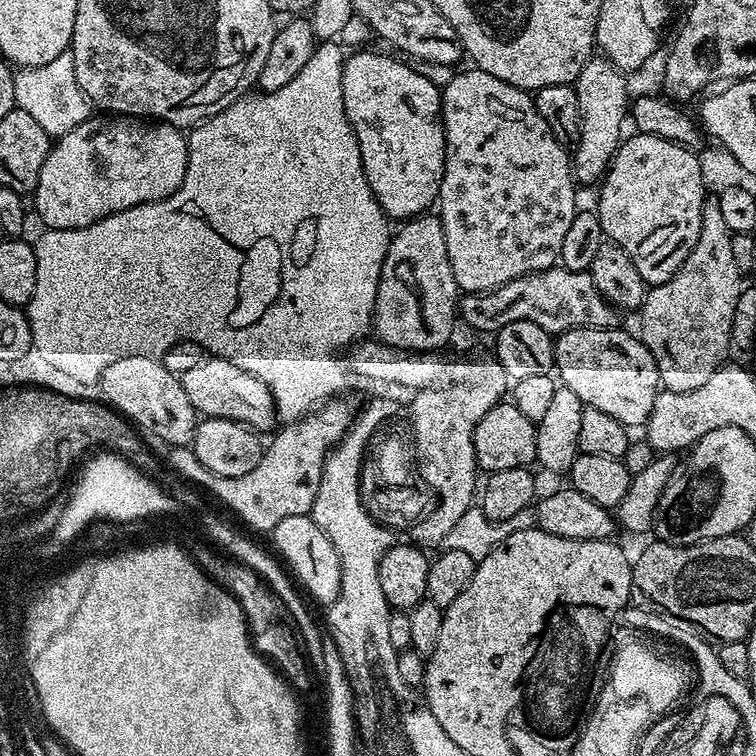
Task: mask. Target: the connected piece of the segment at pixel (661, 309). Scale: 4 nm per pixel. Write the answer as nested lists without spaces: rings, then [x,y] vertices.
[[[705,199],[702,206],[702,230],[698,234],[698,242],[694,242],[694,250],[690,250],[686,262],[678,266],[669,280],[651,285],[644,293],[644,301],[638,310],[638,335],[646,350],[654,354],[661,385],[667,391],[698,390],[698,386],[703,386],[710,379],[710,374],[722,367],[726,360],[724,355],[732,348],[730,322],[734,318],[734,305],[738,303],[738,294],[742,287],[742,274],[734,262],[734,253],[730,247],[733,235],[730,226],[726,226],[719,199]]]

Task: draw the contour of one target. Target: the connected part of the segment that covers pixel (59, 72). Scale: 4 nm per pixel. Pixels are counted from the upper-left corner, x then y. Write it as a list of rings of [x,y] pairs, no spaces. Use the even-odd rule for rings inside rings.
[[[71,51],[58,54],[58,58],[54,58],[54,62],[46,62],[46,66],[19,69],[14,78],[14,98],[16,106],[26,110],[26,114],[31,114],[50,138],[57,135],[56,128],[67,130],[78,126],[90,112],[89,102],[74,78]]]

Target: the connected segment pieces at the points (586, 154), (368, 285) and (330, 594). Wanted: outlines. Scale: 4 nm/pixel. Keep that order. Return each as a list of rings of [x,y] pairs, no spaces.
[[[600,54],[593,55],[586,66],[582,66],[582,74],[578,74],[574,85],[580,111],[580,140],[574,149],[574,176],[577,181],[599,181],[622,143],[624,120],[626,124],[630,112],[628,84],[624,80],[627,80],[625,73]]]
[[[336,42],[317,43],[314,54],[282,90],[245,94],[226,110],[214,114],[203,124],[195,125],[187,133],[188,169],[182,186],[164,200],[139,204],[130,210],[110,214],[85,228],[54,228],[41,231],[40,241],[35,241],[38,274],[34,294],[26,306],[26,315],[32,331],[35,355],[40,355],[50,367],[76,384],[99,385],[102,370],[110,362],[127,356],[163,357],[170,346],[183,340],[198,342],[213,357],[234,362],[238,370],[254,374],[262,380],[274,398],[277,417],[281,421],[300,420],[325,400],[333,399],[350,381],[342,353],[353,342],[372,328],[372,311],[378,294],[382,262],[390,239],[389,217],[380,209],[366,182],[360,157],[360,147],[354,130],[344,113],[342,102],[342,70],[346,52]]]
[[[311,515],[282,518],[282,522],[278,522],[278,526],[272,529],[270,539],[276,543],[276,548],[280,551],[279,559],[287,565],[298,584],[300,579],[299,587],[308,596],[312,595],[321,606],[336,601],[342,586],[342,566],[338,558],[338,550],[334,550],[334,542],[326,538],[323,530],[312,521]]]

